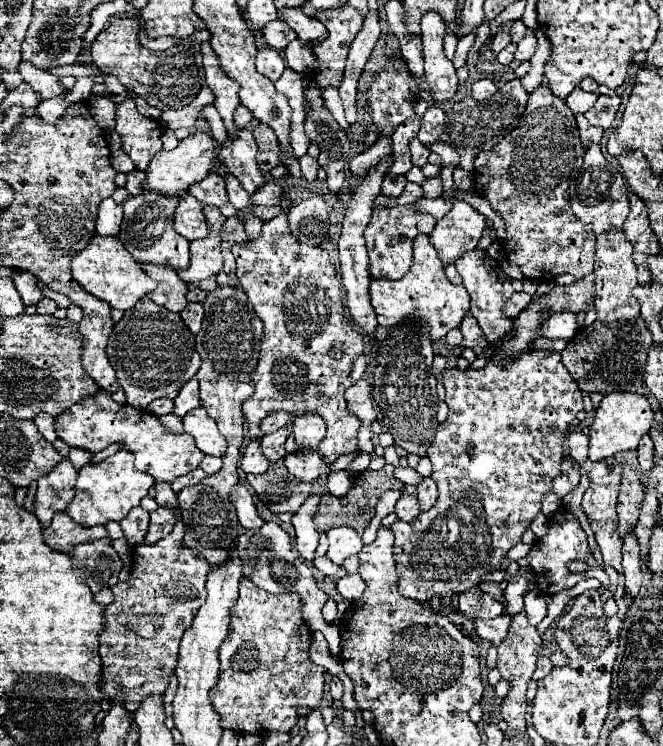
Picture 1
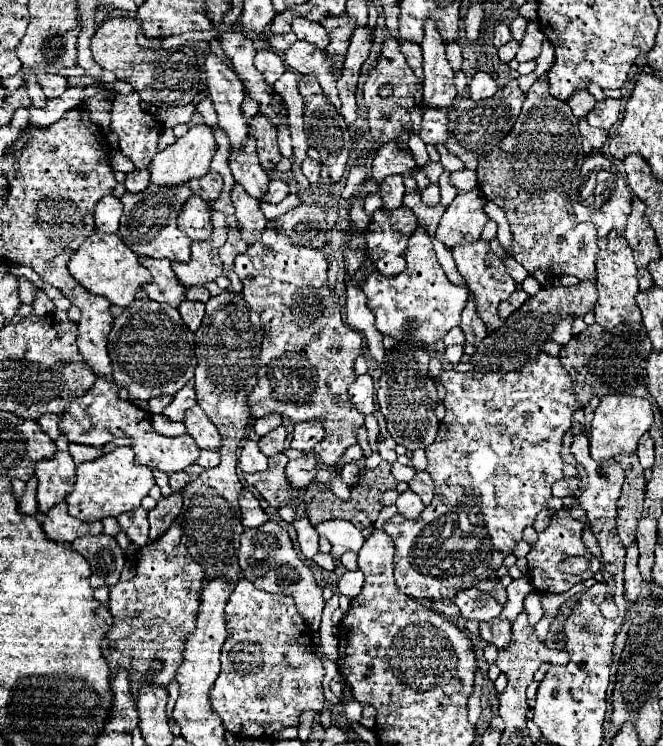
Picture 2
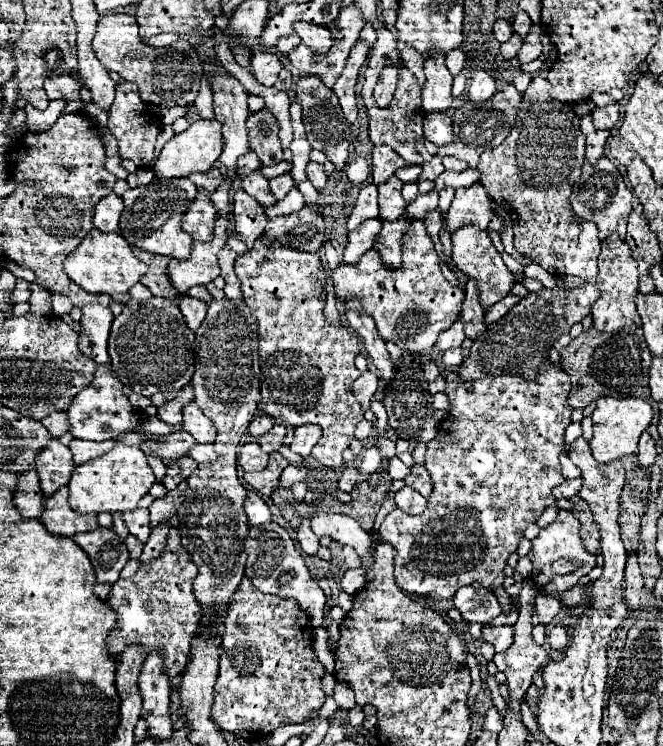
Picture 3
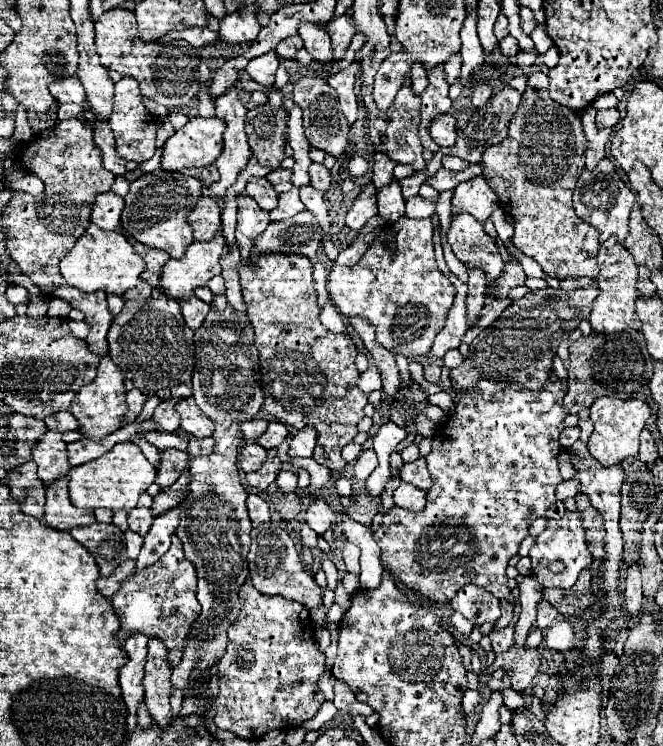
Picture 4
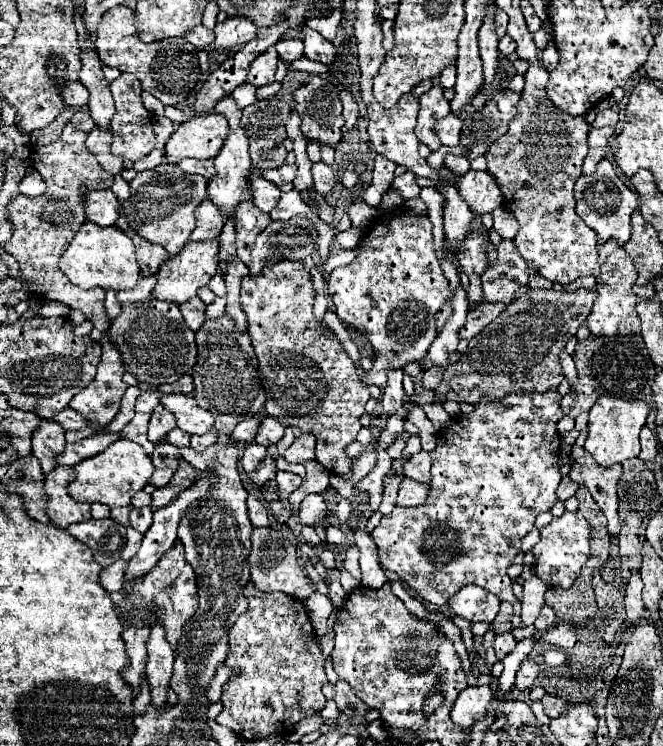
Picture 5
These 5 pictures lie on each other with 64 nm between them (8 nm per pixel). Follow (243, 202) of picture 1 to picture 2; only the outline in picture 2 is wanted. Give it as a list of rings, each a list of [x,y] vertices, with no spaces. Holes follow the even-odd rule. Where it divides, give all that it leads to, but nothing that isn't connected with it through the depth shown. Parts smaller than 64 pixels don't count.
[[[234,184],[232,192],[232,204],[236,208],[236,218],[240,222],[240,234],[248,244],[254,244],[266,226],[266,218],[260,210],[260,202],[246,194],[246,190],[240,184]]]

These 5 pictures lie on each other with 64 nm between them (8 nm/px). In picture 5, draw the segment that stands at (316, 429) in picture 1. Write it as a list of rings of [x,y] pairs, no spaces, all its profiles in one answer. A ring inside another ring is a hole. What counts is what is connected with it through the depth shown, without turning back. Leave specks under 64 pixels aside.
[[[304,432],[304,434],[300,434],[300,436],[294,440],[294,444],[286,450],[284,458],[286,458],[288,462],[304,464],[304,462],[308,462],[308,460],[314,460],[314,446],[316,446],[314,434]]]

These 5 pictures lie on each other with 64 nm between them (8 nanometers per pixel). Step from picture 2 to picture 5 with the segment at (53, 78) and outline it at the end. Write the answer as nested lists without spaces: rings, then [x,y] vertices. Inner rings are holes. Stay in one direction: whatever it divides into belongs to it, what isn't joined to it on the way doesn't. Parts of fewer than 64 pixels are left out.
[[[78,80],[60,86],[60,88],[58,88],[58,94],[62,96],[64,104],[70,104],[70,106],[84,106],[84,104],[88,102],[86,88],[84,88]]]

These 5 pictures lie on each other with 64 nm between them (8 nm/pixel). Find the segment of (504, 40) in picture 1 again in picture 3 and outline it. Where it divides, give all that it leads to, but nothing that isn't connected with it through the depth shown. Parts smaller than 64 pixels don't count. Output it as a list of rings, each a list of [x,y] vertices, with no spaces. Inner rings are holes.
[[[504,18],[496,20],[492,32],[494,32],[494,36],[496,36],[498,42],[506,42],[506,40],[512,36],[512,28],[510,28],[510,24],[508,24]]]

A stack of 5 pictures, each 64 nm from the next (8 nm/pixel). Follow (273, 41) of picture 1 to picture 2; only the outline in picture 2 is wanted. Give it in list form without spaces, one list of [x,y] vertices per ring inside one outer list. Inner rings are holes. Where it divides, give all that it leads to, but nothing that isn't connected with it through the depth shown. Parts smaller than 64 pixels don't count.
[[[290,32],[290,34],[272,34],[272,38],[268,36],[268,44],[270,44],[274,50],[278,50],[278,52],[288,50],[296,40],[298,40],[298,38],[296,38],[294,32]]]

